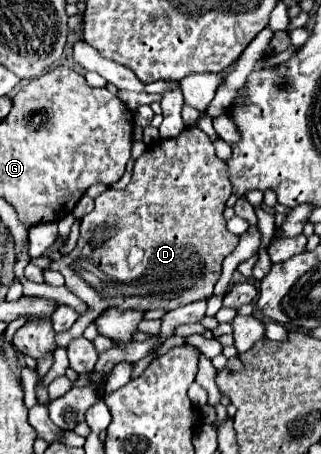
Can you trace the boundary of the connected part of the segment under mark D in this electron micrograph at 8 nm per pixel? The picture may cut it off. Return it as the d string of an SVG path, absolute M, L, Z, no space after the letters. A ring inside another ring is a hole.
M186 127L178 137L172 137L172 139L158 139L156 143L152 143L152 145L144 151L144 155L142 155L140 159L136 159L134 169L132 169L132 179L130 179L130 183L128 183L122 191L110 191L110 189L108 189L108 191L104 191L102 195L98 195L98 197L96 197L96 207L94 207L94 211L90 211L88 215L84 215L84 217L80 219L80 239L78 239L74 251L70 251L68 255L64 255L62 259L58 259L58 261L54 261L54 263L50 265L50 269L60 271L60 273L64 275L68 291L72 291L76 297L80 297L80 299L90 307L90 311L88 311L86 315L82 315L68 331L56 335L56 347L66 347L66 345L72 341L72 337L80 337L80 335L84 333L84 329L88 327L88 319L96 319L106 307L118 307L120 311L122 311L122 309L124 309L124 311L126 311L126 309L136 309L136 311L164 309L164 311L172 311L172 309L178 309L178 307L182 307L182 305L188 305L188 303L192 303L192 301L200 301L200 299L210 297L210 295L212 295L212 289L214 289L214 285L216 285L216 281L218 281L218 277L220 277L222 259L224 259L226 255L230 255L230 253L236 249L236 245L238 245L238 237L226 229L226 219L222 217L222 211L224 211L224 207L226 207L226 199L228 199L230 195L232 195L232 187L230 187L230 179L228 179L228 175L226 175L226 165L224 165L222 159L216 157L214 145L212 145L210 137L208 137L202 129L198 129L198 127L190 127L190 129L188 129L188 127Z

